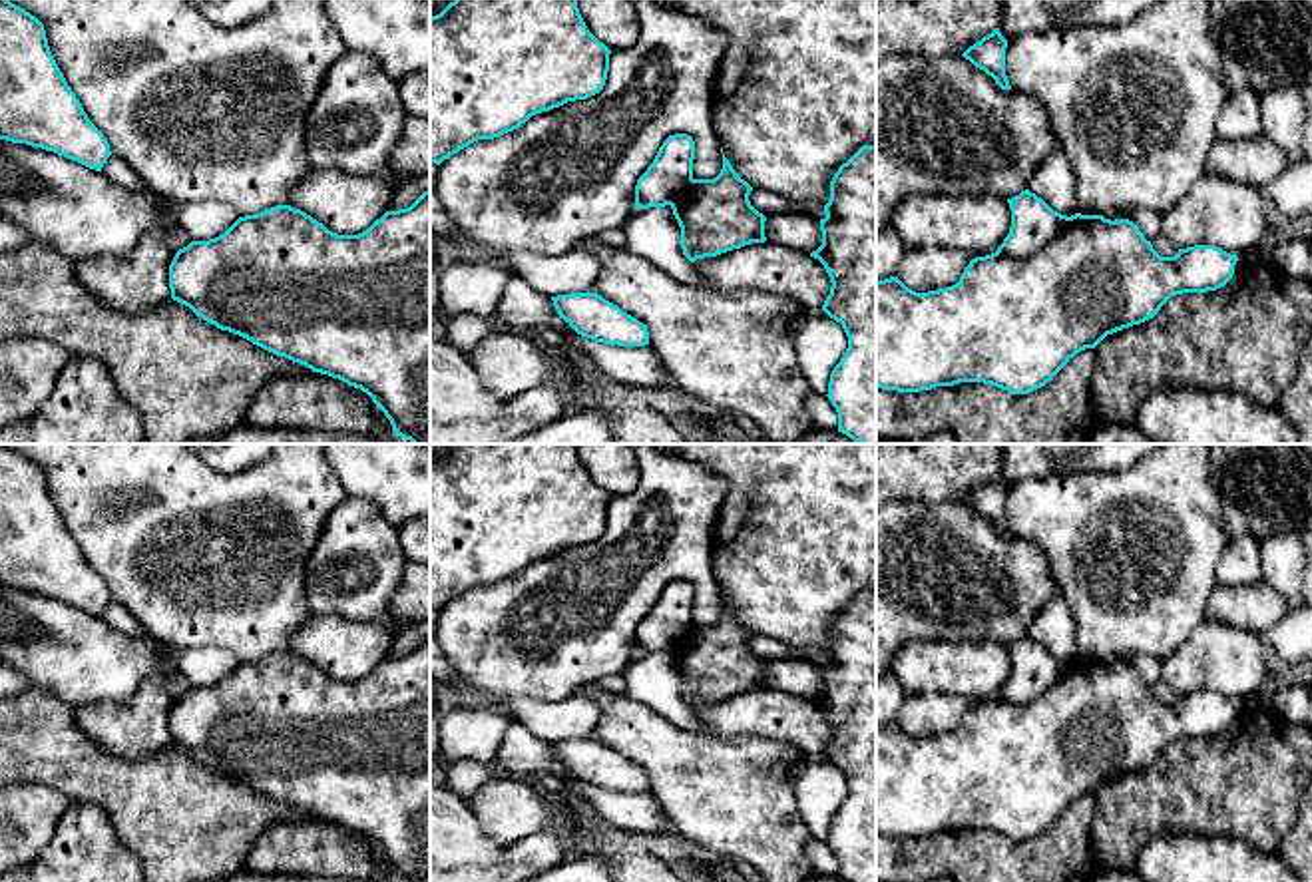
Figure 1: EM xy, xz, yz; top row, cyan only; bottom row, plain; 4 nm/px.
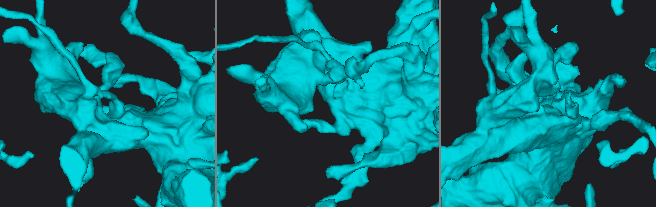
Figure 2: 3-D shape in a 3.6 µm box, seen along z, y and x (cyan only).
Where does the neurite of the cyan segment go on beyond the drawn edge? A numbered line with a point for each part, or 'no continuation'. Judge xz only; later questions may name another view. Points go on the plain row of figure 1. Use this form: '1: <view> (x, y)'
no continuation

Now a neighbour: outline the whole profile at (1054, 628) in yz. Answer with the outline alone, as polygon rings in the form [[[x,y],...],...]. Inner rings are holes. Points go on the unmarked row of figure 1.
[[[1059,593],[1051,595],[1037,611],[1027,635],[1061,661],[1071,663],[1077,659],[1075,621]]]

